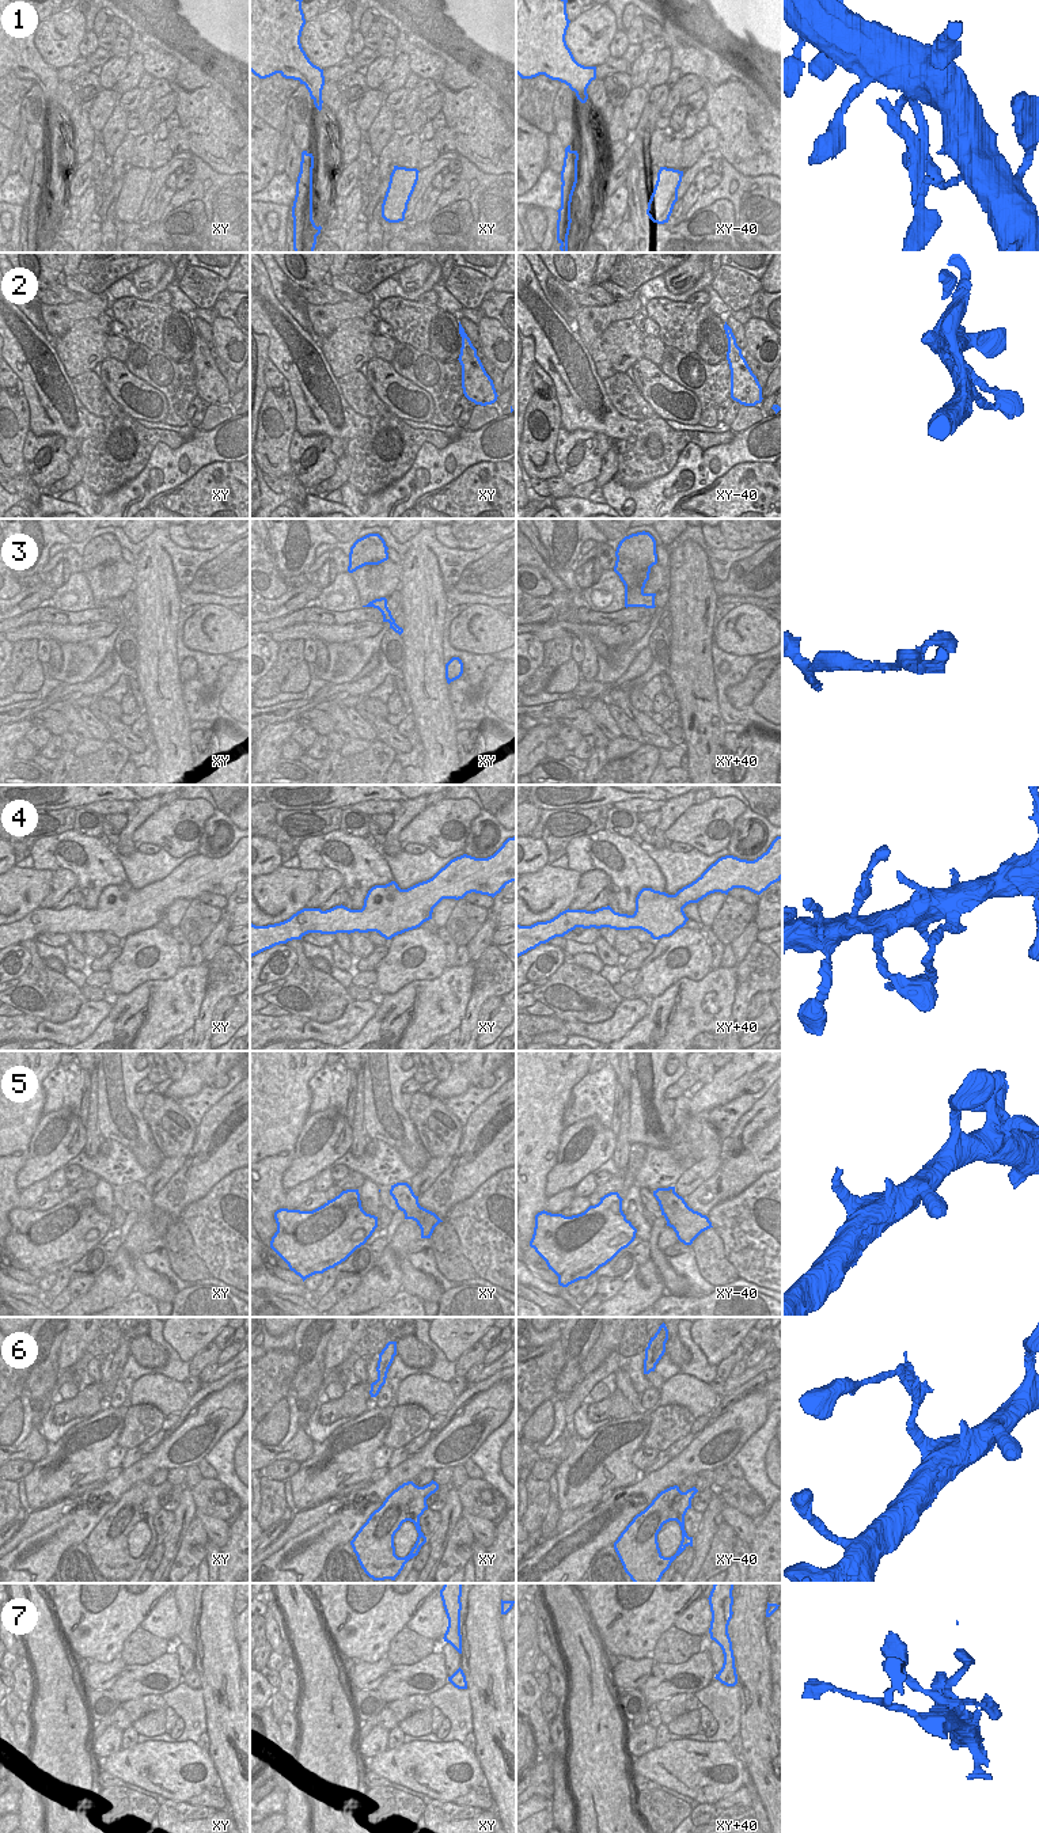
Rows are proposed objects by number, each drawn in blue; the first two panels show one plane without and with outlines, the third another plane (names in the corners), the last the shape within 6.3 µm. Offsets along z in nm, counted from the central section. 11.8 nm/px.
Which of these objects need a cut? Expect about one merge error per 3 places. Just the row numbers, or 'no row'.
1, 4, 6

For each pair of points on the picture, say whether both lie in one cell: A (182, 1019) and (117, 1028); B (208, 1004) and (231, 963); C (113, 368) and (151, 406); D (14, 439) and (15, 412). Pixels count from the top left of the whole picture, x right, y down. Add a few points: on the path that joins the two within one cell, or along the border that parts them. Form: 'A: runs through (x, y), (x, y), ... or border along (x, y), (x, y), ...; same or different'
A: runs through (166, 1019), (150, 1019), (143, 1025), (133, 1028); same
B: runs through (213, 994), (228, 972); same
C: runs through (120, 379), (131, 382), (140, 395); same
D: runs through (14, 432), (14, 418); same

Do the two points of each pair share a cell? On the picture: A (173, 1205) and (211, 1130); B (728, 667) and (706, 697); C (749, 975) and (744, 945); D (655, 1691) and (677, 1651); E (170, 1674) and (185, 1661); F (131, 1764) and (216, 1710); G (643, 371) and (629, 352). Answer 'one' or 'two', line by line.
A: one
B: two
C: two
D: two
E: two
F: two
G: two

